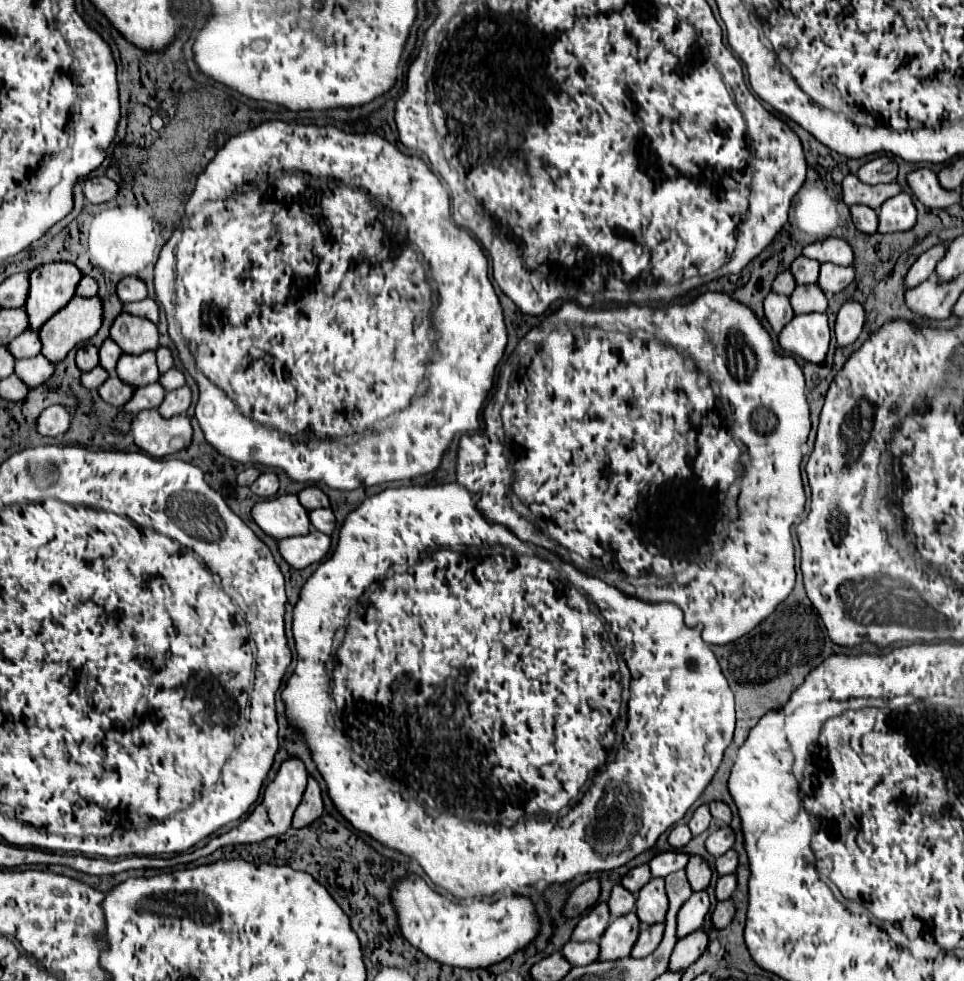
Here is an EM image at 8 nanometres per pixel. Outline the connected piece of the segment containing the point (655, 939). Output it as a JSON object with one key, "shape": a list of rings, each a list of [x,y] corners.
{"shape":[[[655,923],[655,925],[643,925],[639,939],[631,951],[631,957],[643,959],[649,953],[653,953],[657,949],[657,945],[663,939],[663,931],[665,931],[665,923]]]}

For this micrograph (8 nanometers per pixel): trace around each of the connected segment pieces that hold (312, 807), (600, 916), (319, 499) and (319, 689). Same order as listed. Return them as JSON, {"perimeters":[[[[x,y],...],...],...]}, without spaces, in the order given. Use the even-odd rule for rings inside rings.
{"perimeters":[[[[309,775],[309,783],[303,795],[303,801],[299,803],[295,817],[293,817],[293,827],[305,827],[311,825],[315,819],[319,819],[323,815],[323,795],[321,795],[321,787],[315,781],[315,777]]],[[[597,903],[589,915],[585,915],[575,931],[573,931],[573,941],[597,941],[601,939],[601,935],[605,933],[605,927],[611,921],[611,913],[609,913],[609,905],[607,903]]],[[[315,485],[305,487],[303,491],[299,491],[299,501],[303,503],[303,507],[307,511],[317,509],[317,507],[329,507],[329,497]]],[[[447,483],[447,485],[435,485],[435,487],[397,487],[397,489],[385,489],[385,491],[381,491],[381,493],[379,493],[379,495],[375,495],[375,497],[369,497],[369,499],[365,499],[365,501],[363,501],[363,503],[361,503],[361,505],[359,505],[359,507],[357,507],[357,509],[355,509],[355,511],[351,511],[351,513],[349,513],[349,515],[347,515],[347,519],[345,519],[345,523],[343,523],[343,527],[341,527],[341,533],[339,533],[339,541],[337,541],[337,547],[335,547],[335,551],[333,551],[333,555],[331,555],[331,557],[329,557],[329,559],[327,559],[327,561],[325,561],[325,563],[321,563],[321,565],[319,565],[319,567],[317,567],[317,571],[315,571],[315,573],[313,573],[313,575],[311,575],[311,577],[309,577],[309,579],[307,579],[307,583],[305,583],[305,585],[303,585],[303,589],[301,589],[301,595],[299,595],[299,601],[297,601],[297,605],[295,605],[295,611],[293,611],[293,637],[295,637],[295,647],[297,647],[297,667],[295,667],[295,671],[293,671],[293,675],[291,675],[291,677],[289,677],[289,681],[287,681],[287,685],[285,685],[285,689],[283,689],[283,693],[281,693],[281,697],[283,697],[283,701],[285,701],[285,707],[287,707],[287,717],[289,717],[289,723],[293,723],[293,725],[295,725],[295,727],[297,727],[297,729],[299,729],[299,731],[301,731],[301,735],[303,735],[303,737],[305,737],[305,741],[307,741],[307,745],[308,745],[308,747],[309,747],[309,749],[310,749],[310,750],[311,750],[311,755],[313,755],[313,761],[315,761],[315,765],[317,765],[317,769],[319,769],[319,771],[321,771],[321,775],[323,775],[323,779],[325,779],[325,783],[327,783],[327,789],[329,789],[329,797],[331,797],[331,799],[333,799],[333,803],[335,803],[335,807],[337,807],[337,809],[339,809],[339,813],[341,813],[341,815],[343,815],[343,817],[345,817],[345,819],[347,819],[347,821],[349,821],[349,823],[351,823],[351,825],[353,825],[353,827],[355,827],[355,829],[359,829],[359,831],[363,831],[363,833],[367,833],[367,835],[371,835],[371,837],[373,837],[373,839],[377,839],[377,841],[379,841],[379,843],[383,843],[383,845],[389,845],[389,847],[393,847],[393,849],[397,849],[397,851],[401,851],[401,853],[405,853],[405,856],[406,856],[406,857],[409,857],[409,859],[411,859],[411,861],[410,861],[410,862],[409,862],[409,870],[408,870],[408,871],[409,871],[409,873],[411,873],[411,872],[413,872],[413,873],[425,873],[425,874],[426,874],[426,876],[427,876],[427,877],[429,877],[429,879],[430,879],[430,880],[431,880],[431,882],[432,882],[432,884],[433,884],[433,885],[434,885],[434,886],[436,886],[436,887],[443,887],[443,889],[444,889],[444,890],[446,890],[446,891],[447,891],[447,892],[450,892],[450,893],[453,893],[453,895],[457,895],[457,897],[473,897],[473,895],[477,895],[477,893],[481,893],[481,895],[493,895],[493,893],[497,893],[497,891],[503,891],[503,889],[513,889],[513,887],[525,887],[525,885],[535,885],[535,883],[537,883],[537,881],[541,881],[541,879],[545,879],[545,881],[547,881],[547,883],[565,883],[565,881],[571,881],[571,879],[573,879],[573,877],[575,877],[575,875],[579,875],[579,873],[595,873],[595,871],[609,871],[609,869],[615,869],[615,867],[621,867],[621,865],[625,865],[625,863],[627,863],[627,861],[631,861],[631,859],[633,859],[633,857],[635,857],[635,855],[639,855],[639,853],[643,853],[643,851],[645,851],[645,849],[649,849],[649,847],[653,847],[653,845],[655,845],[655,841],[657,841],[657,839],[659,839],[659,835],[661,835],[661,833],[663,833],[663,831],[667,831],[667,829],[669,829],[669,827],[671,827],[671,825],[675,825],[675,823],[677,823],[677,821],[679,821],[679,819],[681,819],[681,817],[683,817],[683,815],[685,815],[685,813],[687,813],[687,809],[689,809],[689,807],[691,807],[691,805],[693,805],[693,803],[695,803],[695,801],[697,801],[697,797],[699,797],[699,795],[701,795],[701,793],[703,793],[703,789],[705,789],[705,787],[707,787],[707,785],[709,785],[709,781],[711,781],[711,777],[713,777],[713,775],[715,775],[715,771],[717,771],[717,767],[719,767],[719,765],[721,765],[721,759],[723,759],[723,751],[725,751],[725,749],[727,749],[727,747],[729,747],[729,743],[731,743],[731,739],[733,739],[733,729],[735,729],[735,703],[733,703],[733,691],[731,691],[731,687],[729,687],[729,685],[727,685],[727,679],[725,679],[725,677],[723,677],[723,673],[721,673],[721,669],[719,669],[719,663],[717,663],[717,659],[715,659],[715,655],[713,655],[713,651],[711,651],[711,649],[709,649],[709,645],[707,645],[707,643],[703,643],[703,639],[701,639],[701,633],[699,633],[699,629],[689,629],[689,627],[687,627],[687,625],[685,625],[685,623],[683,623],[683,611],[681,611],[681,609],[679,609],[679,607],[677,607],[677,605],[673,605],[673,603],[659,603],[659,605],[651,605],[651,603],[643,603],[643,601],[639,601],[639,599],[633,599],[633,597],[627,597],[627,595],[623,595],[623,593],[621,593],[621,591],[619,591],[619,589],[615,589],[615,587],[609,587],[609,585],[605,585],[605,583],[603,583],[603,581],[599,581],[599,579],[595,579],[595,577],[587,577],[587,575],[583,575],[583,573],[579,573],[579,571],[577,571],[577,569],[575,569],[575,567],[571,567],[571,565],[567,565],[567,563],[557,563],[557,561],[555,561],[555,563],[551,563],[551,565],[553,565],[553,567],[557,567],[557,569],[559,569],[559,571],[561,571],[561,573],[563,573],[563,575],[565,575],[565,577],[567,577],[567,581],[569,581],[569,583],[571,583],[571,585],[569,585],[569,583],[567,583],[567,581],[565,581],[565,577],[563,577],[563,575],[561,575],[561,573],[559,573],[559,571],[555,571],[555,569],[553,569],[553,567],[549,567],[549,563],[547,563],[547,561],[545,561],[545,559],[541,559],[541,557],[539,557],[539,555],[525,555],[525,553],[529,553],[529,551],[535,551],[535,547],[531,547],[531,545],[527,545],[527,543],[523,543],[523,541],[519,541],[519,539],[517,539],[517,537],[513,537],[513,535],[511,535],[511,533],[509,533],[509,531],[505,531],[505,527],[501,527],[501,525],[489,525],[489,523],[485,523],[485,519],[481,519],[481,513],[479,513],[479,511],[477,511],[477,509],[475,509],[475,503],[477,503],[477,495],[473,495],[473,493],[469,493],[469,491],[467,491],[467,489],[465,489],[465,487],[461,487],[461,485],[457,485],[457,483]],[[449,545],[471,545],[471,547],[467,547],[467,549],[463,549],[463,547],[461,547],[461,549],[459,549],[459,551],[453,551],[453,549],[445,549],[445,551],[433,551],[433,549],[443,549],[443,547],[449,547]],[[415,563],[417,563],[417,567],[397,567],[397,571],[393,571],[393,565],[415,565]],[[373,583],[377,583],[377,589],[375,589],[375,591],[369,591],[369,593],[367,593],[367,589],[369,589],[369,587],[371,587],[371,585],[373,585]],[[363,593],[365,593],[365,599],[363,599],[363,609],[361,609],[361,603],[359,603],[359,597],[361,597],[361,595],[363,595]],[[587,599],[589,599],[589,601],[591,601],[591,603],[593,603],[593,605],[595,605],[595,607],[597,607],[597,609],[599,609],[599,611],[601,611],[601,617],[603,617],[603,619],[605,619],[605,623],[607,623],[607,627],[609,627],[609,631],[611,631],[611,633],[613,633],[613,635],[615,635],[615,639],[617,639],[617,647],[619,647],[619,653],[621,653],[621,657],[623,657],[623,661],[625,661],[625,663],[627,663],[627,667],[629,667],[629,673],[631,673],[631,675],[633,675],[633,677],[631,677],[631,699],[629,699],[629,711],[627,711],[627,727],[625,727],[625,741],[623,741],[623,743],[621,743],[621,745],[623,745],[623,761],[617,761],[617,769],[613,769],[613,773],[615,773],[615,775],[621,775],[621,771],[623,771],[623,775],[621,775],[621,777],[623,777],[623,779],[613,779],[613,773],[611,773],[611,767],[609,767],[609,763],[605,763],[605,761],[607,761],[607,751],[609,751],[609,747],[611,747],[611,745],[613,745],[613,741],[615,741],[615,721],[617,721],[617,717],[619,717],[619,713],[621,713],[621,679],[619,679],[619,665],[617,665],[617,651],[615,651],[615,647],[613,647],[613,637],[611,637],[611,635],[609,635],[609,633],[607,633],[607,629],[605,629],[605,623],[603,623],[603,619],[601,619],[601,617],[599,617],[599,615],[597,615],[597,613],[593,613],[593,611],[591,611],[591,603],[589,603],[589,601],[587,601]],[[357,603],[359,603],[359,607],[357,607],[357,609],[355,609],[355,611],[353,611],[353,613],[351,613],[351,619],[349,619],[349,625],[347,625],[347,627],[345,627],[345,619],[347,619],[347,615],[349,615],[349,607],[355,607],[355,605],[357,605]],[[341,627],[345,627],[345,639],[343,639],[343,645],[341,645],[341,649],[339,649],[339,653],[337,653],[337,663],[335,663],[335,669],[333,669],[333,659],[331,659],[331,645],[333,645],[333,637],[335,637],[335,633],[337,633],[337,631],[339,631],[339,629],[341,629]],[[333,697],[335,697],[335,703],[337,703],[337,727],[339,727],[339,729],[338,729],[338,728],[336,728],[336,727],[334,727],[334,726],[331,726],[331,725],[330,725],[330,723],[329,723],[329,719],[328,719],[328,717],[331,717],[331,715],[333,715],[333,713],[335,713],[335,703],[334,703],[334,700],[333,700]],[[433,747],[439,747],[439,751],[441,751],[441,753],[443,753],[443,757],[433,757]],[[589,779],[591,779],[591,781],[593,781],[593,783],[595,783],[595,785],[593,785],[593,787],[591,787],[591,789],[589,789],[589,791],[585,791],[585,793],[583,793],[583,797],[581,797],[581,799],[577,799],[577,795],[579,795],[579,791],[581,791],[581,789],[583,789],[583,785],[585,785],[585,783],[587,783],[587,781],[589,781]],[[623,781],[627,781],[627,785],[629,785],[629,789],[631,789],[631,791],[635,791],[635,793],[637,793],[637,795],[639,795],[639,797],[641,797],[641,809],[639,809],[639,815],[637,815],[637,825],[635,825],[635,827],[615,827],[615,815],[611,815],[611,813],[601,813],[601,805],[603,805],[603,811],[609,811],[609,809],[613,809],[613,801],[617,801],[617,791],[619,791],[619,789],[621,789],[621,787],[623,787]],[[597,795],[601,795],[601,797],[599,797],[599,801],[597,801],[597,799],[595,799],[595,803],[593,803],[593,805],[591,805],[591,807],[593,807],[593,809],[591,809],[591,811],[589,811],[589,797],[591,797],[591,799],[593,799],[593,797],[597,797]],[[405,799],[421,799],[421,803],[425,803],[425,807],[429,807],[429,811],[453,811],[453,815],[437,815],[437,817],[433,817],[433,815],[431,815],[431,813],[427,813],[427,809],[425,809],[425,807],[421,807],[421,805],[419,805],[419,803],[415,803],[415,801],[405,801]],[[457,815],[461,815],[461,817],[465,817],[465,819],[477,819],[477,823],[493,823],[493,819],[501,819],[501,823],[507,823],[507,821],[511,821],[511,823],[515,823],[515,821],[517,821],[517,819],[523,819],[523,817],[527,817],[527,819],[525,819],[525,821],[521,821],[521,823],[515,823],[515,825],[513,825],[513,827],[505,827],[505,825],[477,825],[477,823],[463,823],[463,819],[459,819],[459,817],[457,817]],[[609,819],[611,819],[611,829],[607,829],[607,833],[611,833],[611,835],[603,835],[603,831],[605,831],[605,829],[603,829],[603,825],[601,825],[601,821],[609,821]]]]}

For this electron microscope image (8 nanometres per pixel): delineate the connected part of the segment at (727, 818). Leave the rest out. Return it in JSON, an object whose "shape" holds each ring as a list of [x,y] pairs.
{"shape":[[[711,801],[709,809],[711,809],[711,815],[715,819],[721,819],[723,823],[731,823],[733,813],[731,813],[731,807],[727,803],[723,803],[723,801]]]}

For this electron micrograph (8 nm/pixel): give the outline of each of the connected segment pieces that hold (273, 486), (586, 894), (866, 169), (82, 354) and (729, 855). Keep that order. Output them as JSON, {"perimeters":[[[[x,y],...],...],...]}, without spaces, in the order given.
{"perimeters":[[[[263,473],[259,479],[251,485],[251,491],[259,497],[273,497],[279,489],[279,477],[275,473]]],[[[587,879],[569,897],[567,907],[565,907],[565,915],[567,917],[581,915],[587,907],[591,907],[591,905],[597,903],[599,895],[601,895],[601,881],[599,879]]],[[[881,155],[881,157],[875,157],[869,163],[865,163],[857,171],[857,175],[863,183],[869,183],[869,185],[891,183],[897,177],[897,163],[893,161],[893,157]]],[[[91,343],[83,345],[77,351],[77,367],[81,371],[91,371],[97,365],[99,365],[99,349],[95,345],[91,345]]],[[[729,849],[725,855],[721,855],[717,859],[717,873],[719,875],[727,875],[727,873],[733,873],[737,869],[737,863],[739,863],[739,857],[737,857],[737,851],[735,849]]]]}

